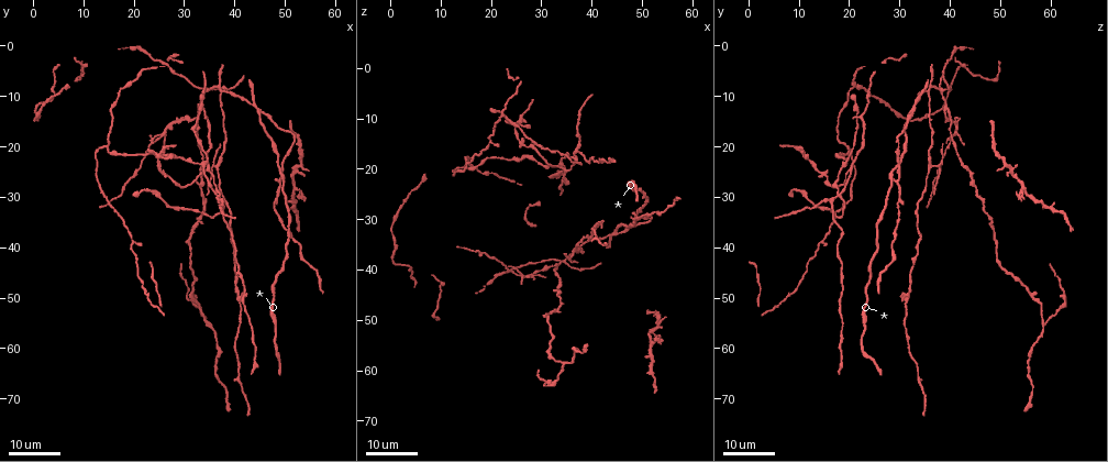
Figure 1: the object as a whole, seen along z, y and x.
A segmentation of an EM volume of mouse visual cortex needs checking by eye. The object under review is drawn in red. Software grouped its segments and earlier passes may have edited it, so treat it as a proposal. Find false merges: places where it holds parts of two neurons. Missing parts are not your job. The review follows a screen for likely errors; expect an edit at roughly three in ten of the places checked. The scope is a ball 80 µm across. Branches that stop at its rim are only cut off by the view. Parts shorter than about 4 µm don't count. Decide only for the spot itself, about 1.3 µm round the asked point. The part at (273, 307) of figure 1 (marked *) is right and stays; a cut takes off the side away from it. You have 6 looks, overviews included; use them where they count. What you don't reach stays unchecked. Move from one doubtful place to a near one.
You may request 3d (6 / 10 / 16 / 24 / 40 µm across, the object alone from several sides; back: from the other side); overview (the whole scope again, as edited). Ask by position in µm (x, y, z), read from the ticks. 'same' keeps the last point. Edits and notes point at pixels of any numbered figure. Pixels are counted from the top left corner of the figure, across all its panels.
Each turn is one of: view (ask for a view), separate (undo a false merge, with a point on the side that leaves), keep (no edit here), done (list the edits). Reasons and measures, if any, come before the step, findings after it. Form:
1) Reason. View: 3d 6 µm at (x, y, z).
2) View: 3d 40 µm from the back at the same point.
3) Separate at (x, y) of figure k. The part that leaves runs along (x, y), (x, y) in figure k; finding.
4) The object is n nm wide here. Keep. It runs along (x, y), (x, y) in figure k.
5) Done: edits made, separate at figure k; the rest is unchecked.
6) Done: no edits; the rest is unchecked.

View: 3d 16 µm at (36.0, 29.5, 17.5).

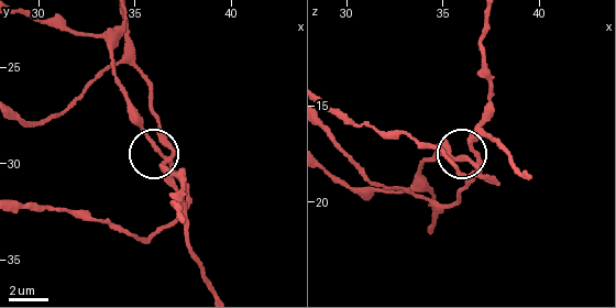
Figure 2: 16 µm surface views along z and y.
Closer look. View: 3d 10 µm at (36.5, 29.5, 17.8).

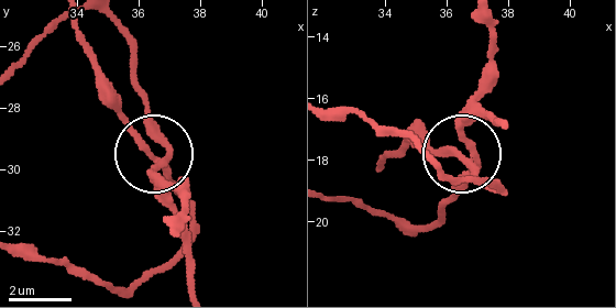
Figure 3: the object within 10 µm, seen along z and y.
Keep. It runs along (188, 289), (188, 227), (157, 168), (165, 140), (149, 111) in figure 3; all the same neuron.

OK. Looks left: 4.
Four arms meet. View: 3d 24 µm at (34.0, 8.5, 38.0).

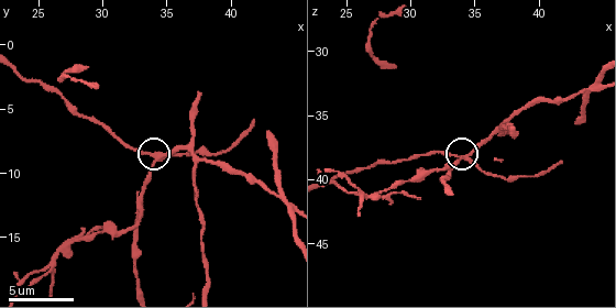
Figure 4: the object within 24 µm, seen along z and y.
Zoom in. View: 3d 6 µm at (34.4, 9.0, 38.4).

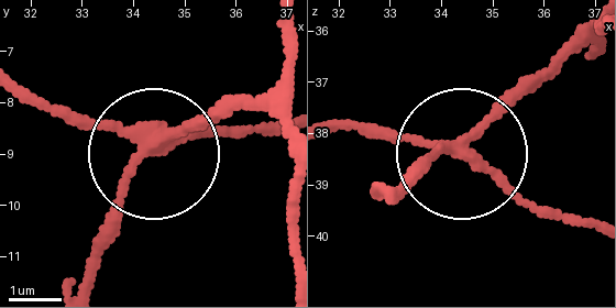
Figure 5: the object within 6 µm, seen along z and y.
The side arm is 53 µm long. Keep. It runs along (281, 119), (228, 106), (157, 154), (250, 132) in figure 5; one neuron here.

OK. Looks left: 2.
Three-way junction. View: 3d 24 µm at (34.5, 55.5, 58.5).

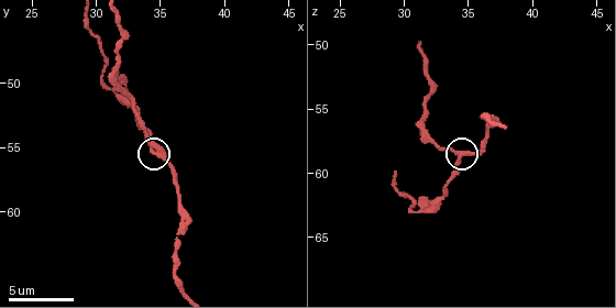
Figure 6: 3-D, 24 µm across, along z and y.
Zoom in. View: 3d 6 µm at (34.2, 55.2, 59.0).

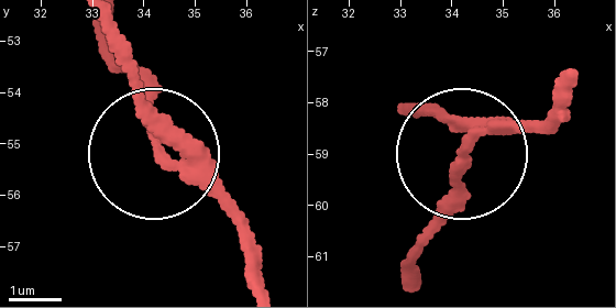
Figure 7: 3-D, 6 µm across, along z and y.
3 arms meet here. Separate at (463, 164) of figure 7. The part that leaves runs along (502, 128), (462, 167), (415, 272) in figure 7; two neurons meet here.

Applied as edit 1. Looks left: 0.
Done: edits made, separate at figure 7; the rest is unchecked.

